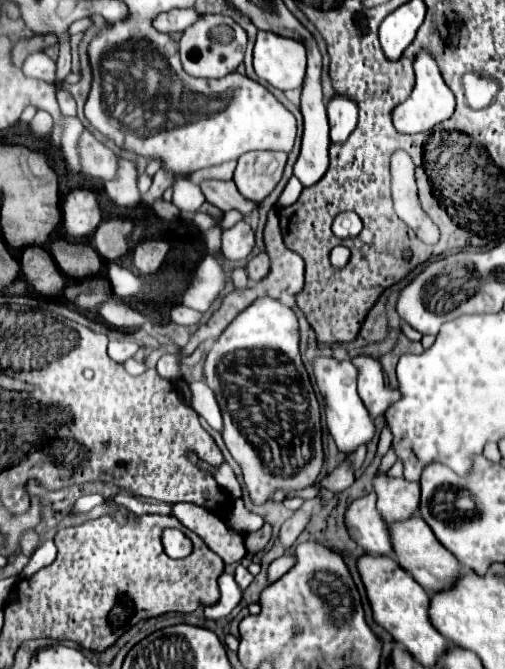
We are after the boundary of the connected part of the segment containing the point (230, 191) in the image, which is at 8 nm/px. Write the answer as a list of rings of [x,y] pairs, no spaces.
[[[203,180],[201,182],[201,192],[205,196],[207,202],[211,202],[213,206],[217,206],[219,210],[227,212],[231,208],[237,208],[241,214],[251,212],[253,208],[257,208],[255,202],[247,202],[235,188],[233,180],[229,182],[221,182],[221,180]]]

